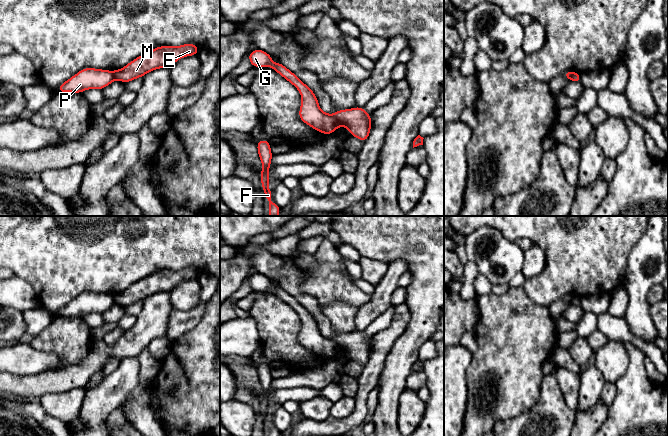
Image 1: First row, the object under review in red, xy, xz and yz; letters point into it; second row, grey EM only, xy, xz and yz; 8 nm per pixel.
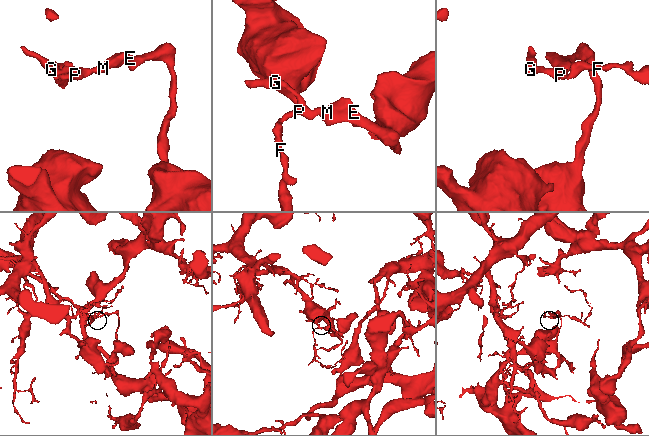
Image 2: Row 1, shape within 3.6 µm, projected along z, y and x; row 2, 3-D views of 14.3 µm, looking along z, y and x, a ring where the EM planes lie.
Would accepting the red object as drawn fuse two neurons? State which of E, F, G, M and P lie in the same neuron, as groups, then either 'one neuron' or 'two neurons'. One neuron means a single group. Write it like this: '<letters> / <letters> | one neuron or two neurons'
E M / F G P | two neurons

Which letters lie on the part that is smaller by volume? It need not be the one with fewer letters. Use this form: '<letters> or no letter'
F, G, P

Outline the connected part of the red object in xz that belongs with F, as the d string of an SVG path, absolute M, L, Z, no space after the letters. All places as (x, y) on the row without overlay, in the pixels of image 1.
M269 364L257 365L257 373L263 389L263 393L260 396L261 409L267 424L267 429L269 430L269 436L280 436L281 432L275 426L272 428L269 426L273 423L272 416L268 411L269 403L271 401L268 397L268 393L271 391L271 382L273 379L270 374Z

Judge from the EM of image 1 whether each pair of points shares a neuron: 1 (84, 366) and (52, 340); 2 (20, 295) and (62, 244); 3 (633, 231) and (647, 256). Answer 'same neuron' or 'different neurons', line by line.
1: different neurons
2: different neurons
3: different neurons

